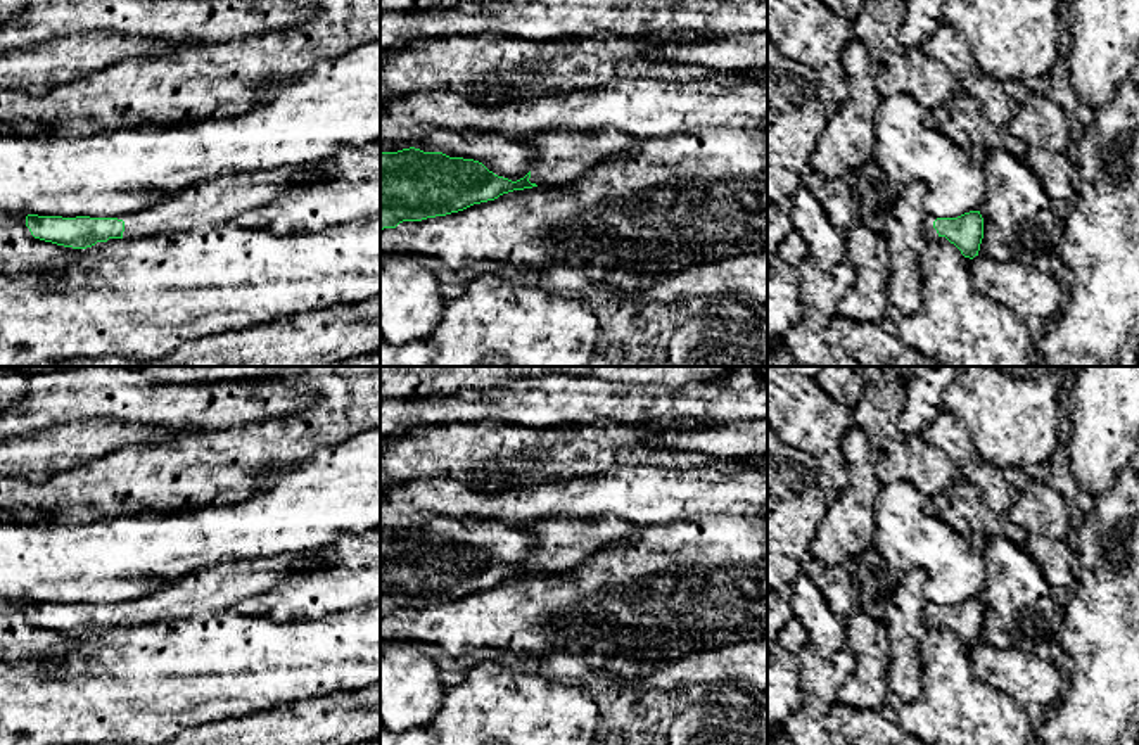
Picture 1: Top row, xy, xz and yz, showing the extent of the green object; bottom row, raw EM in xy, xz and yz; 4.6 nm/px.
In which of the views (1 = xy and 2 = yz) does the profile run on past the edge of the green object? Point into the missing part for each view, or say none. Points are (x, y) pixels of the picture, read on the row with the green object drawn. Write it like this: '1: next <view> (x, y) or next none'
1: next xy (223, 199)
2: next yz (930, 232)

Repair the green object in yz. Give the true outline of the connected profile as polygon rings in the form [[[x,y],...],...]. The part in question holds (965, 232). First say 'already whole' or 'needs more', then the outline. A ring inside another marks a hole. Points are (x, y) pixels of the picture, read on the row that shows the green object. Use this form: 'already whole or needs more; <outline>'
needs more; [[[970,211],[958,218],[925,216],[923,221],[926,239],[945,237],[954,244],[964,258],[978,256],[983,239],[983,218],[980,211]]]

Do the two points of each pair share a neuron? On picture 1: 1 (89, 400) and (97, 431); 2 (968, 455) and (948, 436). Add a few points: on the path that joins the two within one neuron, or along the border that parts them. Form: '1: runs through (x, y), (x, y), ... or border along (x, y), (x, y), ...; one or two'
1: border along (133, 420), (85, 419), (63, 422), (54, 427); two
2: runs through (963, 452), (953, 441); one

